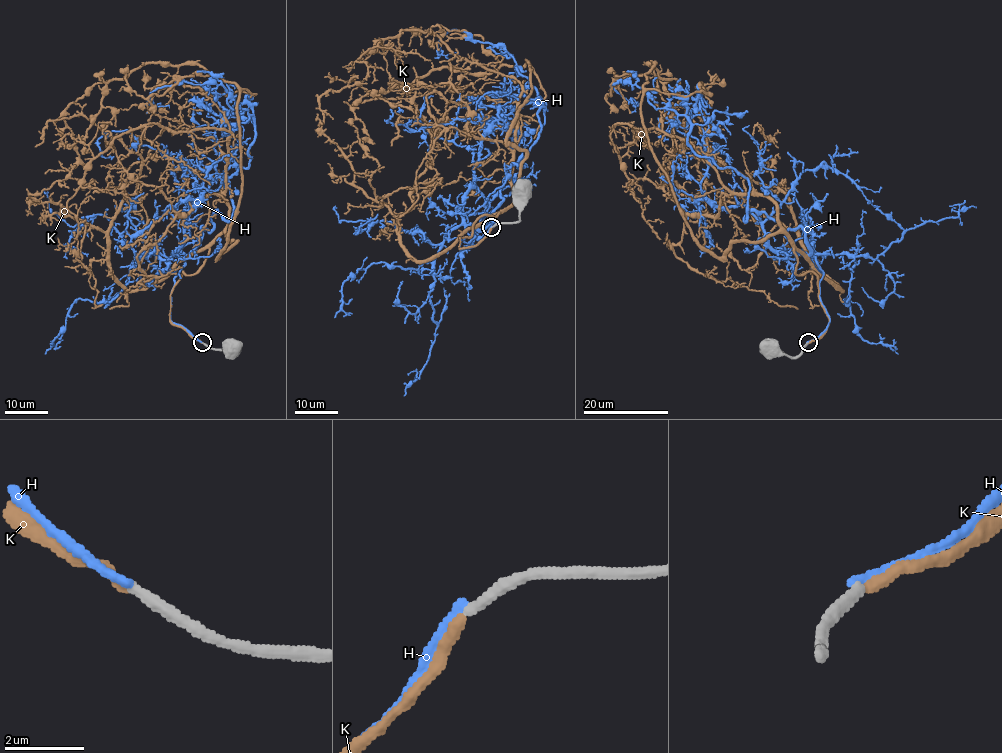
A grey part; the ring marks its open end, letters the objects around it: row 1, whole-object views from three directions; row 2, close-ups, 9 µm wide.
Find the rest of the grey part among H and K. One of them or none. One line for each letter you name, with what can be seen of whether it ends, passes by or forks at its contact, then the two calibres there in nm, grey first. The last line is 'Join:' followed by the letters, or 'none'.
K: it ends there; 300 nm thick on the grey side, 280 nm on the other
Join: K

